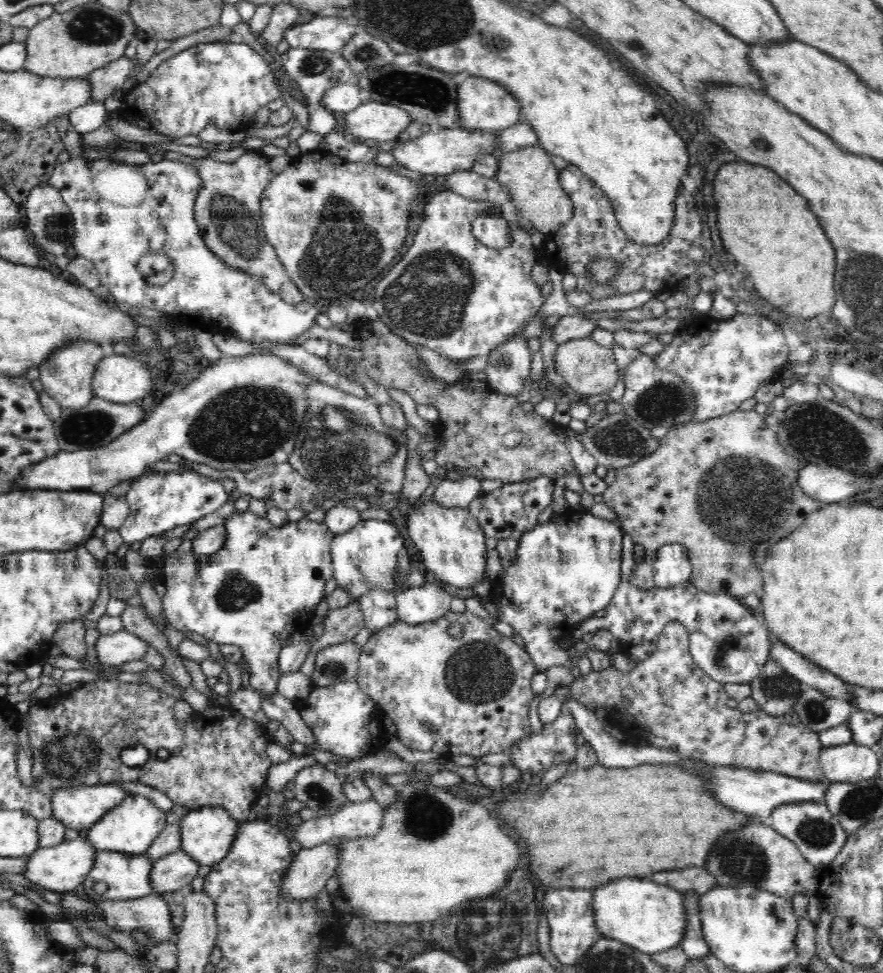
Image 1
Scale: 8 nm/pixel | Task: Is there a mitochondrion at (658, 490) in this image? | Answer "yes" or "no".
no

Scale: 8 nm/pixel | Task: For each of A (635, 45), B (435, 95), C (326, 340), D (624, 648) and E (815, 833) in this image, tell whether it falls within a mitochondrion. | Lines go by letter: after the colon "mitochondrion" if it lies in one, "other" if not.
A: other
B: mitochondrion
C: other
D: other
E: mitochondrion

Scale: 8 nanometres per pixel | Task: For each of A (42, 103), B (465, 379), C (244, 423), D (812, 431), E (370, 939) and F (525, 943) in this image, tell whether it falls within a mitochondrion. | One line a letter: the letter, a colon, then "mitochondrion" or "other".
A: other
B: other
C: mitochondrion
D: mitochondrion
E: other
F: mitochondrion

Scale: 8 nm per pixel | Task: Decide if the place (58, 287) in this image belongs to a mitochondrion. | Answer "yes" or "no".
no

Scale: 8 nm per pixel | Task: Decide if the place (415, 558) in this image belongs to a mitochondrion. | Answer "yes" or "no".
no

